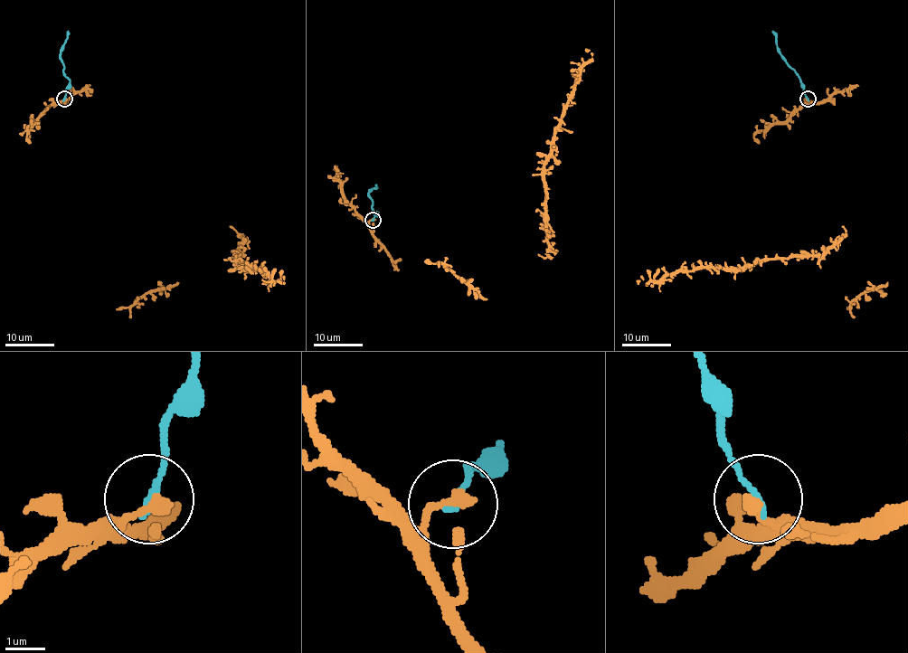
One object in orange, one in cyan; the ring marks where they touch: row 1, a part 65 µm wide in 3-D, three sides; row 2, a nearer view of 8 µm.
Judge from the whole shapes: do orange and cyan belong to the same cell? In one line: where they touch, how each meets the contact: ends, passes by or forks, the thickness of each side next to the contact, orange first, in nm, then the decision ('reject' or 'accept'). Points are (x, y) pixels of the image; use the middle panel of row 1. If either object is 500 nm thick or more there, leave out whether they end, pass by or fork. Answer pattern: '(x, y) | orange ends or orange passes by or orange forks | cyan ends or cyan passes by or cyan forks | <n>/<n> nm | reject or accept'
(373, 220) | orange ends | cyan ends | 320/200 nm | reject

